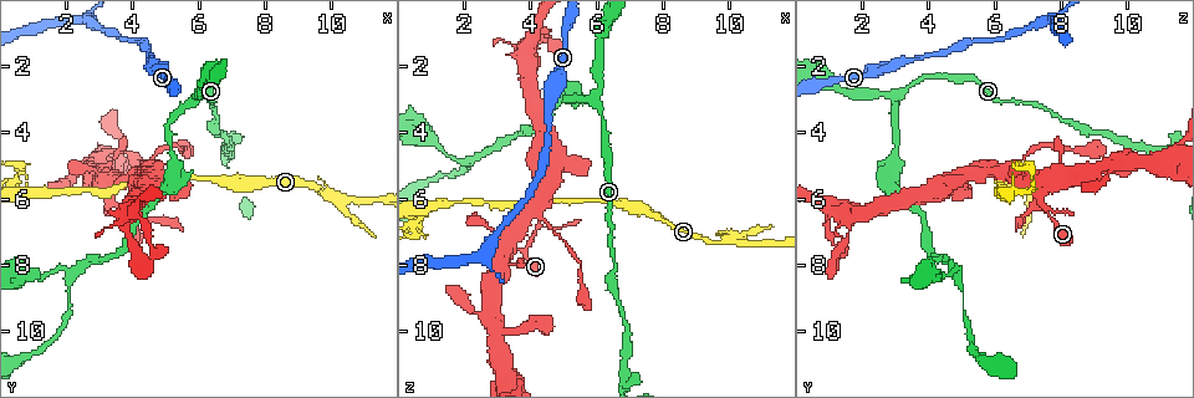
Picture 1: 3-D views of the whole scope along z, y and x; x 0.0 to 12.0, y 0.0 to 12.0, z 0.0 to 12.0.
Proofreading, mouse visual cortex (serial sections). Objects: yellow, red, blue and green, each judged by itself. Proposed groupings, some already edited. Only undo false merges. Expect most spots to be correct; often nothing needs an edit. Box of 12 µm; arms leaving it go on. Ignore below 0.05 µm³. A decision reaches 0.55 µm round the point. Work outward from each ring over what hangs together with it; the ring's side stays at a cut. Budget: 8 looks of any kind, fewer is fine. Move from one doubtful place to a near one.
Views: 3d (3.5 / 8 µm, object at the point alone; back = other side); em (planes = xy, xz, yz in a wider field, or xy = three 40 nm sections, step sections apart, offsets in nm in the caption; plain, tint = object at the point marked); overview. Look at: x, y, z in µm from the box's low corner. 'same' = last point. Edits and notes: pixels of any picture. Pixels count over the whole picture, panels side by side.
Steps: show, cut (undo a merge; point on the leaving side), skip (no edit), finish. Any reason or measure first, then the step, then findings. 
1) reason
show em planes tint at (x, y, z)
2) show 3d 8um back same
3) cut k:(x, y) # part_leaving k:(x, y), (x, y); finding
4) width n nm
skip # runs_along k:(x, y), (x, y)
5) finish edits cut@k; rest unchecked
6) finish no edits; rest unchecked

sharp bend
show 3d 3.5um back at (4.1, 6.2, 7.4)

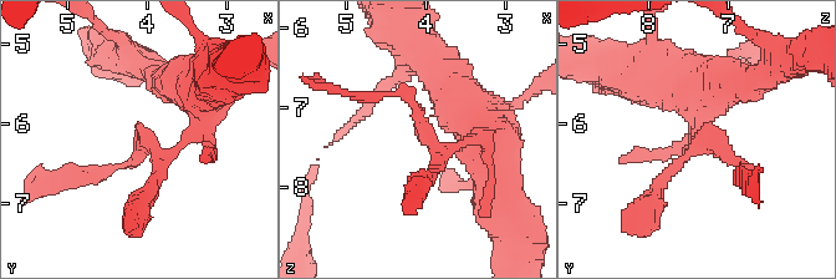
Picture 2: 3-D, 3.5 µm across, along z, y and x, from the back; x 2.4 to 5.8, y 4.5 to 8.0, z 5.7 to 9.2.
now the EM
show em xy step 1 tint at (4.05, 6.25, 7.35)

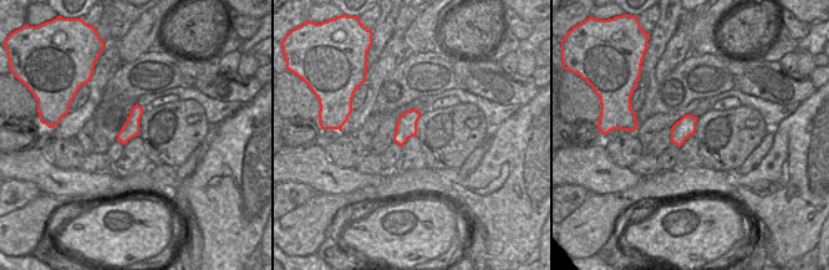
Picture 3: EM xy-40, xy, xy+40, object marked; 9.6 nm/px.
cut it another way
show em xy step 2 tint same

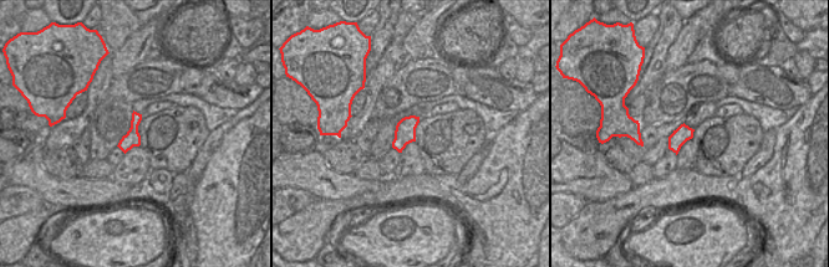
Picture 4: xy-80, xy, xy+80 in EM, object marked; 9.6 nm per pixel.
cut 2:(723, 155) # part_leaving 2:(692, 148), (743, 163), (739, 182); two cells meet here

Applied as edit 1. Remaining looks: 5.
arms part here
show 3d 3.5um at (9.9, 5.8, 7.3)

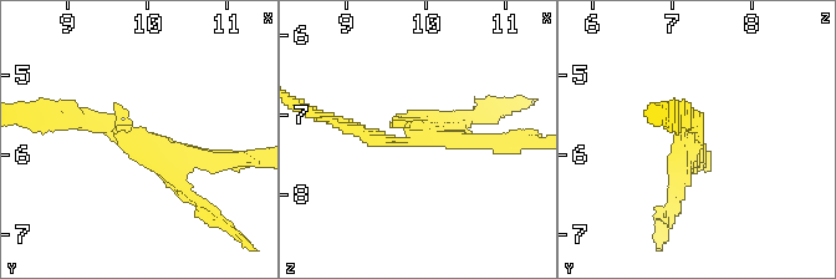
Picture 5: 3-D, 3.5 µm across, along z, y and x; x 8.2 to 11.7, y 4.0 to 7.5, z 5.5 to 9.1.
skip # runs_along 5:(71, 115), (139, 142), (224, 161); continuous, no second cell

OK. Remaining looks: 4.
sudden change in width
show 3d 3.5um back at (6.6, 5.5, 6.1)

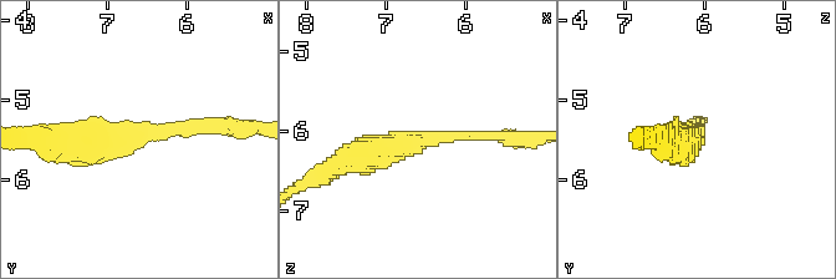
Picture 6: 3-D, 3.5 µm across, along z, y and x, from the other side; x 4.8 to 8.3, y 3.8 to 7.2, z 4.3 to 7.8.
arm_widths 150, 400 nm; shape alone is not enough
show em planes tint at (6.60, 5.45, 6.10)

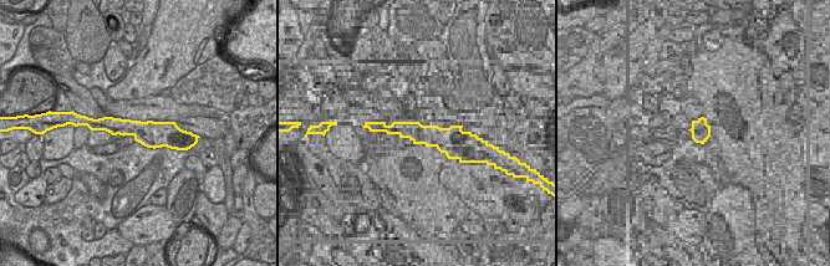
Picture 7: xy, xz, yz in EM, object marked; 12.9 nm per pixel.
skip # runs_along 6:(341, 165), (444, 136), (501, 136); continuous, no second cell

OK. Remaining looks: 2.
branch point
show 3d 3.5um at (6.0, 2.9, 3.1)

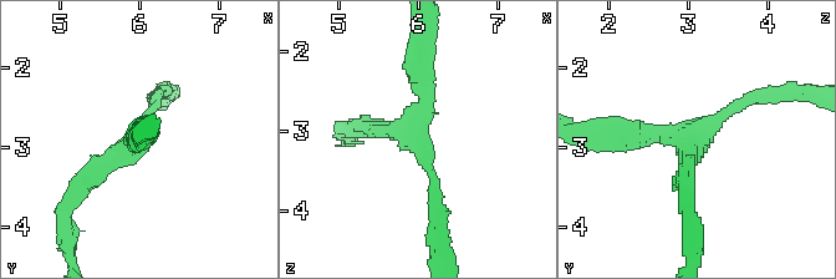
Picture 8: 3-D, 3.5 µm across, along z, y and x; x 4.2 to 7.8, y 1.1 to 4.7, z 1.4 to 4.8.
arms 3; arm_widths 150, 250, 300 nm
show em xy step 3 tint at (5.95, 2.95, 3.05)

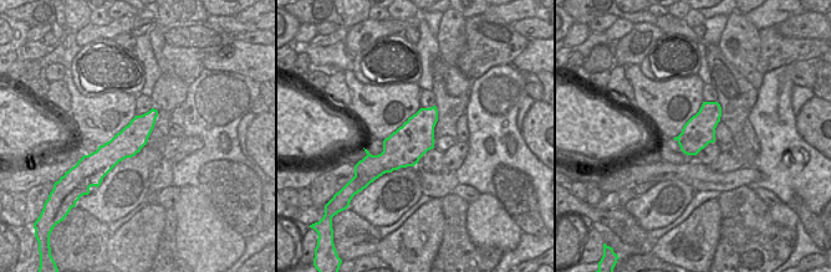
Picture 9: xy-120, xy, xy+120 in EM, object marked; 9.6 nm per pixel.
skip # all the same cell

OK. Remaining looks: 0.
finish edits cut@2; rest unchecked

